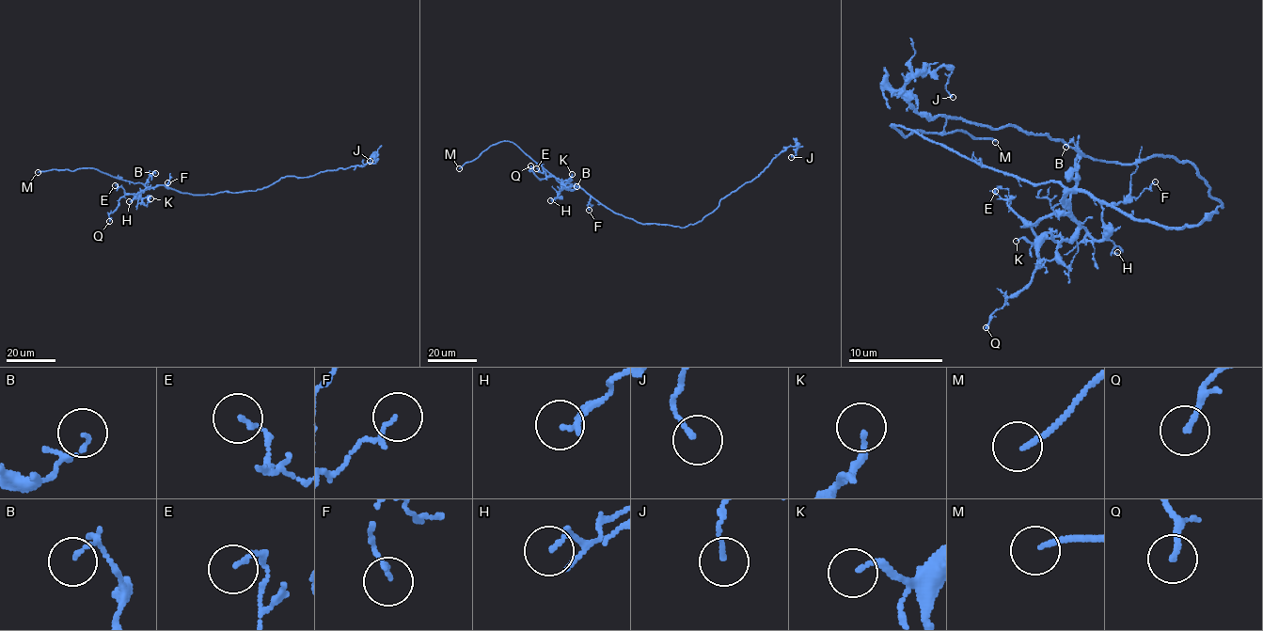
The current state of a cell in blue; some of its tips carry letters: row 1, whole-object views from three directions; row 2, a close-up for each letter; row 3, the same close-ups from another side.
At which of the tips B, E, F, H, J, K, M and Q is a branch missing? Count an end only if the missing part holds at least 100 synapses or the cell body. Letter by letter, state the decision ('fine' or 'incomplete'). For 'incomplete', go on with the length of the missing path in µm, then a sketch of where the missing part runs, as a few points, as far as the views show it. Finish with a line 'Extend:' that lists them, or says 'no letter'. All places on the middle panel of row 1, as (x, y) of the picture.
B: fine
E: fine
F: fine
H: fine
J: fine
K: fine
M: incomplete; missing 7 µm; course (459, 168), (447, 174)
Q: fine
Extend: M

